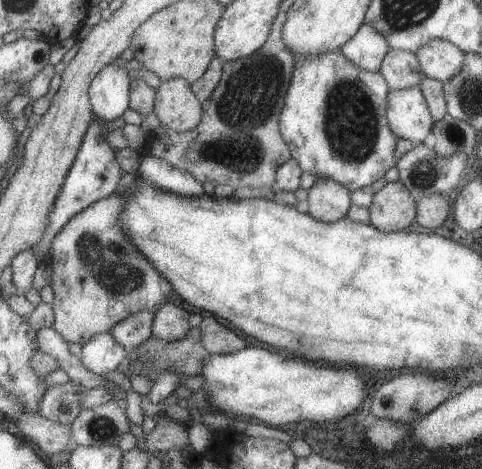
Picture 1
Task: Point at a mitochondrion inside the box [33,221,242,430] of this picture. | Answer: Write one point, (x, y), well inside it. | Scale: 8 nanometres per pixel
(118, 278)

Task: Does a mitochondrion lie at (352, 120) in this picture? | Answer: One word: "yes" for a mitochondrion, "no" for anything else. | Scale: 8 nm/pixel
yes

